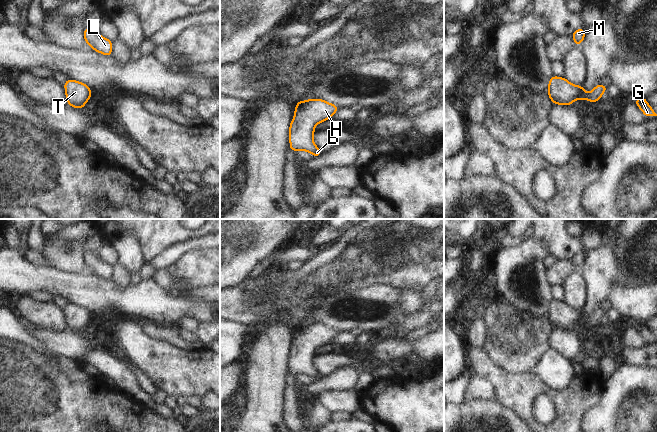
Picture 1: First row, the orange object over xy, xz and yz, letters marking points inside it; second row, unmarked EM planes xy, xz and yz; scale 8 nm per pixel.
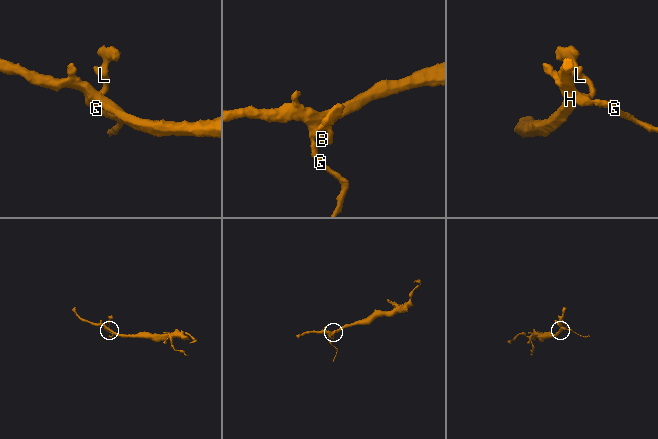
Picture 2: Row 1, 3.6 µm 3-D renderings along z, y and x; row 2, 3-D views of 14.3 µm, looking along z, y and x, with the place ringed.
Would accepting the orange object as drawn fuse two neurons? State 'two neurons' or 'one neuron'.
one neuron

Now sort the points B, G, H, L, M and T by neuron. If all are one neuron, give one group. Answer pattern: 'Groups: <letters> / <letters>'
Groups: B G H L M T.

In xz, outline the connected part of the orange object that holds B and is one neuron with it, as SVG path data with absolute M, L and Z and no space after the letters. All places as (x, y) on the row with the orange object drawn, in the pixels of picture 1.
M309 99L296 103L294 120L290 123L290 149L305 150L315 157L322 152L313 143L314 126L328 120L339 109L321 99Z

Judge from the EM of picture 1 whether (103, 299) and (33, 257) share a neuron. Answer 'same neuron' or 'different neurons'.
different neurons

